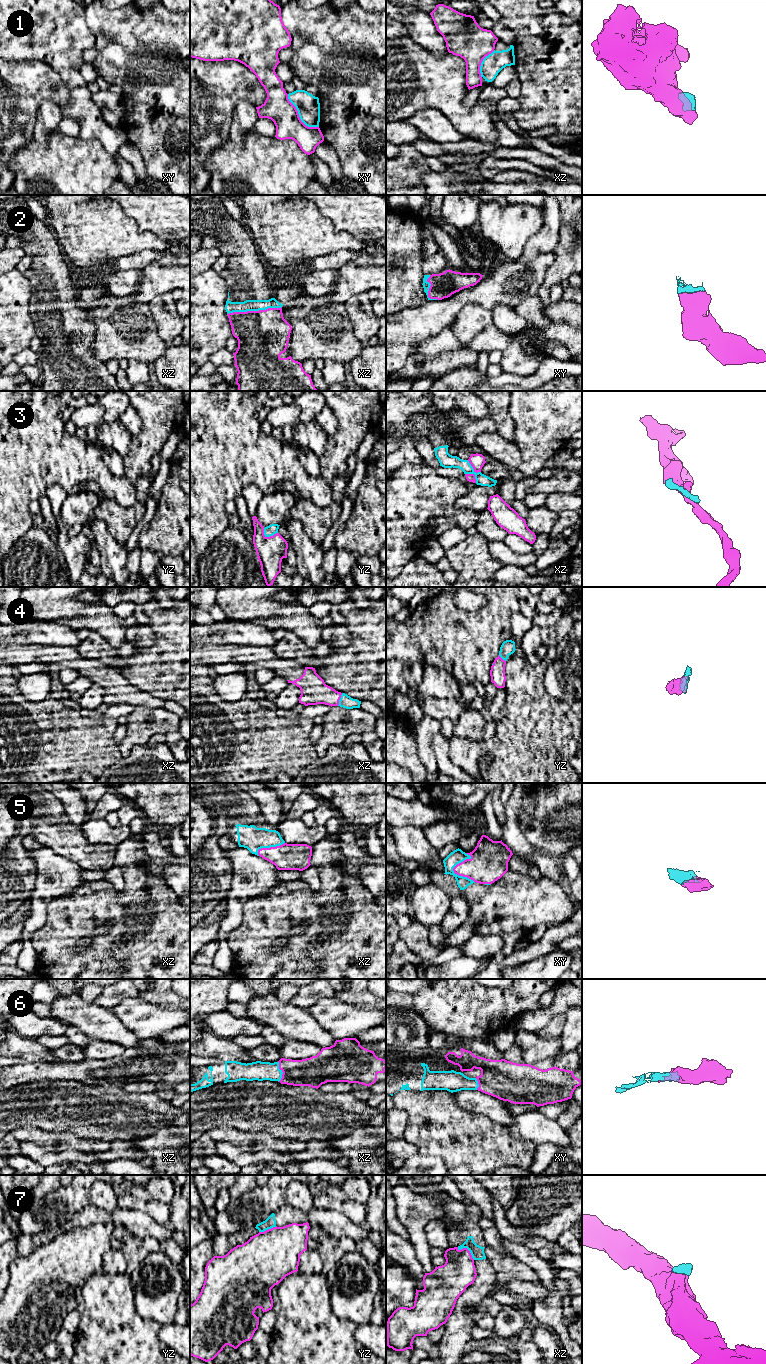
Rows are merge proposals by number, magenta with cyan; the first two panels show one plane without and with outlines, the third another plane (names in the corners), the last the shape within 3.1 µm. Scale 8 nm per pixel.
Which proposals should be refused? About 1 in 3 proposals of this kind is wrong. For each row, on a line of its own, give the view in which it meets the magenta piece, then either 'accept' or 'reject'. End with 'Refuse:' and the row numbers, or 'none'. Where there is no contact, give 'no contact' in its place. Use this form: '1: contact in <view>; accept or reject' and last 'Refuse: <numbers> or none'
1: contact in xy; reject
2: contact in xz; accept
3: contact in xz; reject
4: contact in xz; accept
5: contact in xy; accept
6: contact in xz; accept
7: contact in xz; reject
Refuse: 1, 3, 7

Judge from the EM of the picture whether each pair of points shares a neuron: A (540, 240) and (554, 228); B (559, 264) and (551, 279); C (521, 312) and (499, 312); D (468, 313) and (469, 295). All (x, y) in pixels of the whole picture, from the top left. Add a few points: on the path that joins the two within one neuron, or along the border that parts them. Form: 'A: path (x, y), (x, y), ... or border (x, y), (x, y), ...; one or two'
A: path (543, 239), (551, 231); one
B: path (559, 268), (555, 275); one
C: path (516, 315), (504, 315); one
D: border (482, 306), (476, 303), (468, 303), (454, 320); two

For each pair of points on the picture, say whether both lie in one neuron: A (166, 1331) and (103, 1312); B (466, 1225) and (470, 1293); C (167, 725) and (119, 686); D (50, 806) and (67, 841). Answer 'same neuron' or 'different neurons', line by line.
A: different neurons
B: same neuron
C: different neurons
D: same neuron

